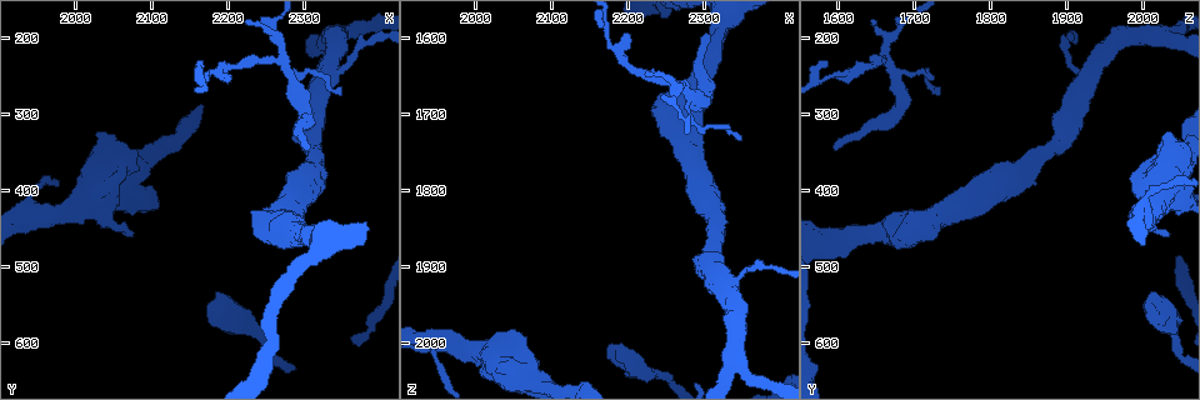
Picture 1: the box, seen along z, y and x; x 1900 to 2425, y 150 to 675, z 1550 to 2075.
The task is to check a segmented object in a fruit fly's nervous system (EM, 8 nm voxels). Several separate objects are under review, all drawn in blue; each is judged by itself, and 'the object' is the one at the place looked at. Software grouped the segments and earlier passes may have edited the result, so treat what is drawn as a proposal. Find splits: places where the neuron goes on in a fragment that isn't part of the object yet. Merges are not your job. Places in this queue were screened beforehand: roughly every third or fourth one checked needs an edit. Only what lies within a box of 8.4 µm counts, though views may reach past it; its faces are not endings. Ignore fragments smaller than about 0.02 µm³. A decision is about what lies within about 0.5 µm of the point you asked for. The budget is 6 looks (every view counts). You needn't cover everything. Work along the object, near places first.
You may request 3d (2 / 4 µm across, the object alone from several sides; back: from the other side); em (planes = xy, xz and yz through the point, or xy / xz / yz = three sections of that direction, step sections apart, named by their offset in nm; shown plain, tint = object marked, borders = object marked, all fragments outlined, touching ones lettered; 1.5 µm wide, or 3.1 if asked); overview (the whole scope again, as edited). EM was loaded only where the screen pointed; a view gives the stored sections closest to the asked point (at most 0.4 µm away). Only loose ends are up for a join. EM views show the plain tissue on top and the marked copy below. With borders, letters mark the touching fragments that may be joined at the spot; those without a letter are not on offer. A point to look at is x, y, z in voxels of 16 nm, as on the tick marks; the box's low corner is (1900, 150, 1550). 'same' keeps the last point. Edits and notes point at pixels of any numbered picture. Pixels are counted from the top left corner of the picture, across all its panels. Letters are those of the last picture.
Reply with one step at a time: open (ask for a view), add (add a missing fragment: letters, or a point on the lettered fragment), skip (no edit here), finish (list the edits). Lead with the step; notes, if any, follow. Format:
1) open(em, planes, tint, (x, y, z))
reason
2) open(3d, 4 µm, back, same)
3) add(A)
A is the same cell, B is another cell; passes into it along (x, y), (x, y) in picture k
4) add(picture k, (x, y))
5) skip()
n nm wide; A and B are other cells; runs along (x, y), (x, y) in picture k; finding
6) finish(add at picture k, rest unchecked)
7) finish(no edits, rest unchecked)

open(em, planes, tint, (2350, 265, 1735))
tapers out

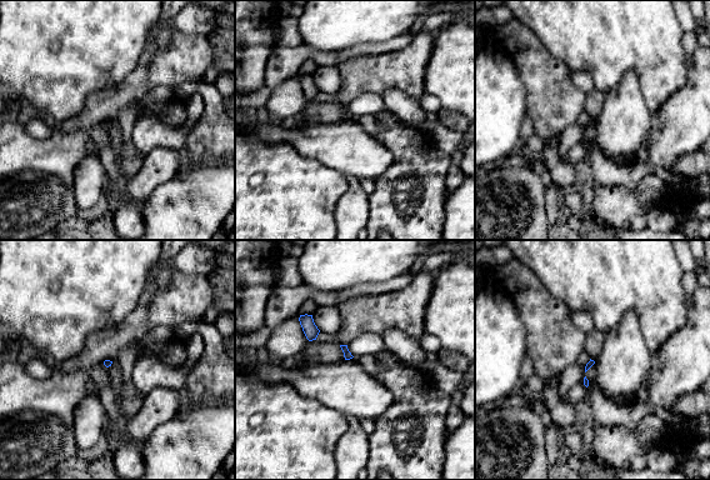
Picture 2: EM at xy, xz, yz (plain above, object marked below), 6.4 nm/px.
open(em, planes, borders, same)

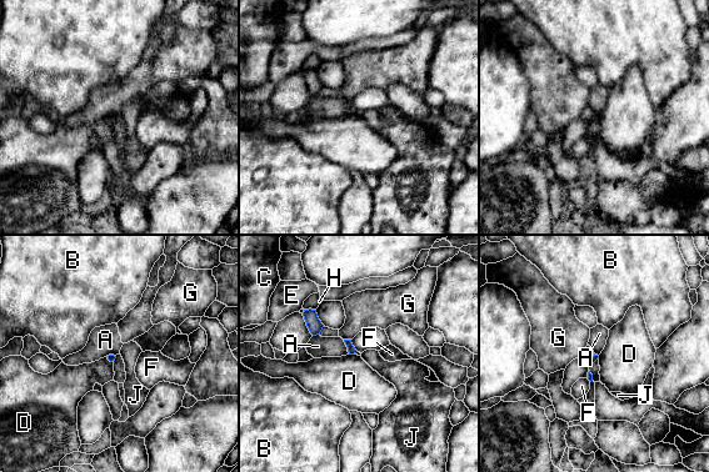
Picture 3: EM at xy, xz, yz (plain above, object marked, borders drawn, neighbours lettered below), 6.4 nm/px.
skip()
A, B, C, D, E, F, G, H and J are other cells; border along (343, 340), (349, 354) in picture 3; none of them fits

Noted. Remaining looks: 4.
open(em, yz, step 8, borders, (2300, 345, 1595))
thin end

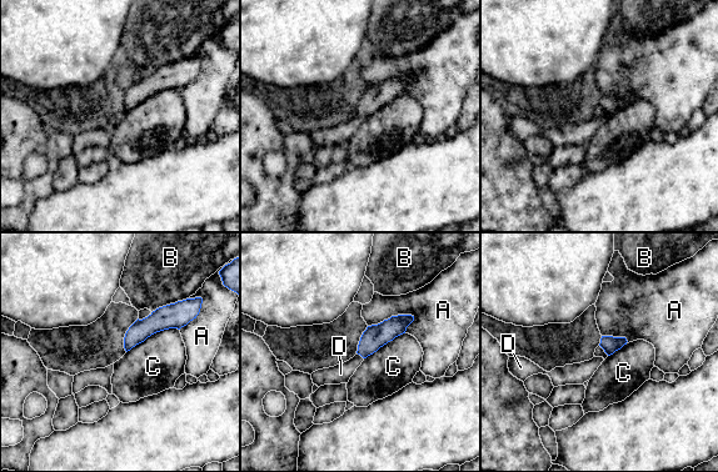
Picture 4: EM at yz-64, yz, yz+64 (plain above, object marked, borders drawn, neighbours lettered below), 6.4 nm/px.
open(em, planes, borders, same)

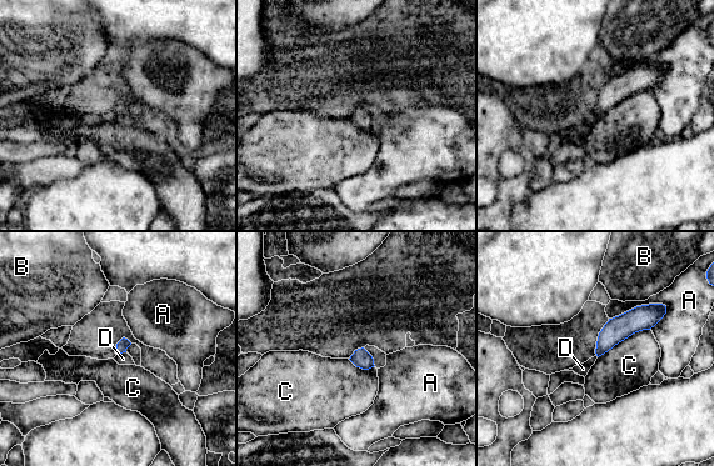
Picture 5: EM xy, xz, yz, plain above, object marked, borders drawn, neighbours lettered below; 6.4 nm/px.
add(D)
D is the same cell, A, B and C are other cells; passes into it along (121, 346), (120, 352), (123, 359) in picture 5; the neuron continues

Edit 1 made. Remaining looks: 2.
open(em, planes, borders, (2175, 555, 2010))
an open end

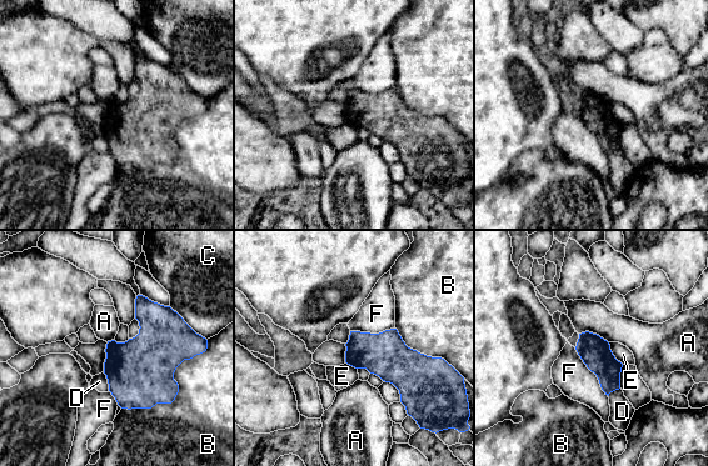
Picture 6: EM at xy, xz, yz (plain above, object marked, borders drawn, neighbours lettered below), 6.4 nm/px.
skip()
A, B, C, D, E and F are other cells; border along (579, 332), (596, 332), (608, 342) in picture 6; none of them fits

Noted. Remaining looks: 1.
finish(add at picture 5, rest unchecked)

